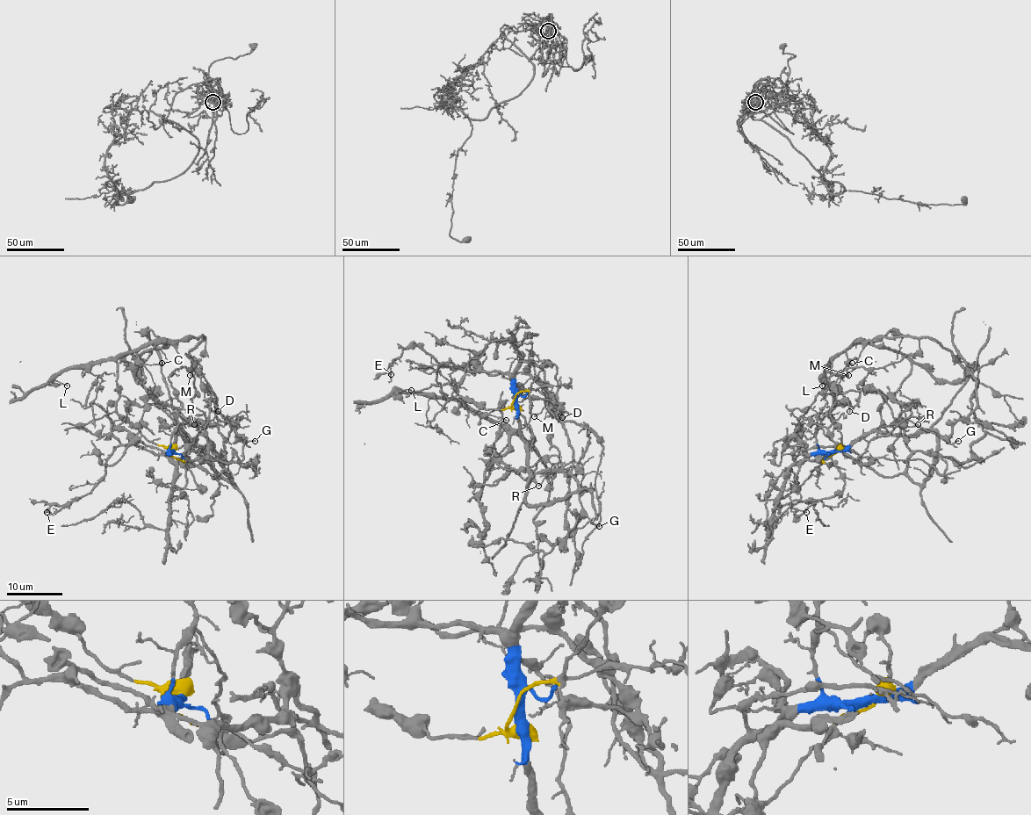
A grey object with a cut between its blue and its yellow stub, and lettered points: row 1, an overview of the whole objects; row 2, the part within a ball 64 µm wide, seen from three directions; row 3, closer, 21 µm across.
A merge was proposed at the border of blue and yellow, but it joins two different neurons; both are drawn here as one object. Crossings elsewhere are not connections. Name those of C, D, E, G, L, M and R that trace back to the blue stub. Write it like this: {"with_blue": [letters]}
{"with_blue": ["D", "E", "M", "R"]}

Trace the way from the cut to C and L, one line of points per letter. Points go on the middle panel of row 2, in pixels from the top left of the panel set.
C: (515, 400), (508, 408), (493, 409), (477, 407), (460, 397), (481, 415), (506, 421)
L: (515, 400), (508, 408), (486, 409), (462, 397), (464, 400), (440, 399), (400, 390), (411, 390)

